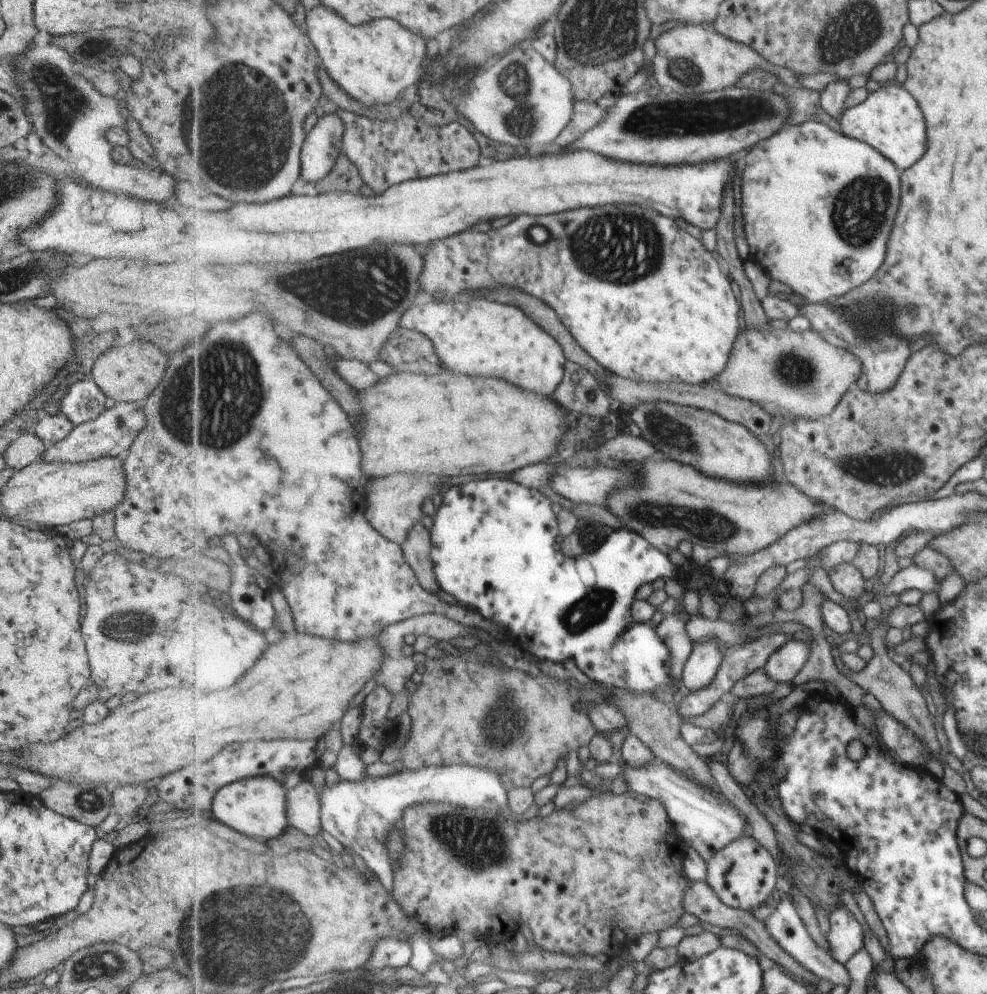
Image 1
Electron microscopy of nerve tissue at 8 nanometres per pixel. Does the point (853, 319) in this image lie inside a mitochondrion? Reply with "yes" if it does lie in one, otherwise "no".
yes

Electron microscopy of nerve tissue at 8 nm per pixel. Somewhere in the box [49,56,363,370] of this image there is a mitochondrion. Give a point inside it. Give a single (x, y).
(244, 124)

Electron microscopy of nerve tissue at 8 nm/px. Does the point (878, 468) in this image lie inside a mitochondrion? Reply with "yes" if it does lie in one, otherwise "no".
yes

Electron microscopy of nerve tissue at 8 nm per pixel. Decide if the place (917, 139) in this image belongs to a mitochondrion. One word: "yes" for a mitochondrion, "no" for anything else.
no

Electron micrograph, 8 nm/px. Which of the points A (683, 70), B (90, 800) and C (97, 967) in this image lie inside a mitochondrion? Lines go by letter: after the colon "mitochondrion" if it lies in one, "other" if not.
A: mitochondrion
B: mitochondrion
C: mitochondrion

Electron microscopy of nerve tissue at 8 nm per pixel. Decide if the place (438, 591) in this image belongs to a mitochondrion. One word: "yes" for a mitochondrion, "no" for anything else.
no

